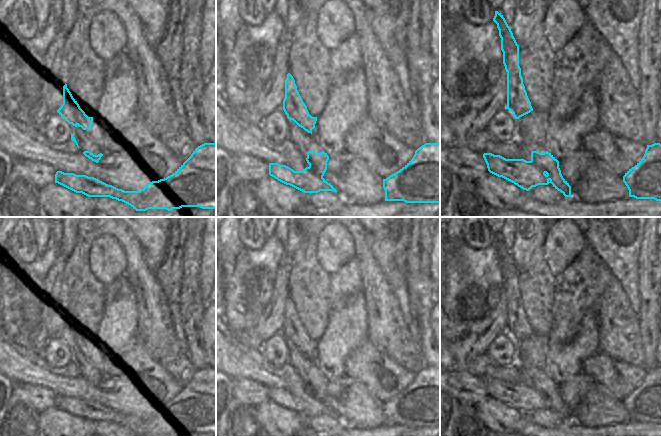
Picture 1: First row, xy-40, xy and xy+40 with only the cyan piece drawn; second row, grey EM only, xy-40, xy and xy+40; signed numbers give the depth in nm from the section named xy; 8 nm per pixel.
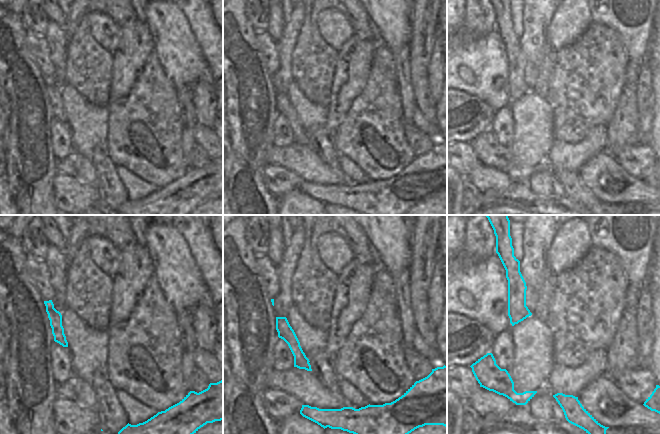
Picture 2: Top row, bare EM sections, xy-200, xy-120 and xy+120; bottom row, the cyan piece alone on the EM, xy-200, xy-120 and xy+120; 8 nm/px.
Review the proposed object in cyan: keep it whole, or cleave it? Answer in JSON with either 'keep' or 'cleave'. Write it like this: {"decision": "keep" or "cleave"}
{"decision": "cleave"}

